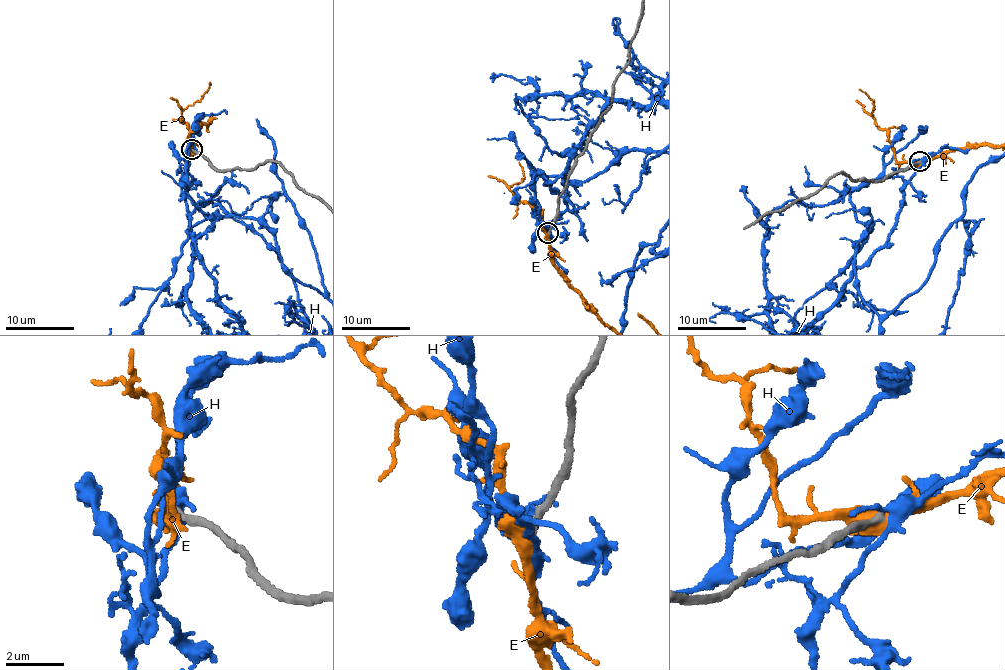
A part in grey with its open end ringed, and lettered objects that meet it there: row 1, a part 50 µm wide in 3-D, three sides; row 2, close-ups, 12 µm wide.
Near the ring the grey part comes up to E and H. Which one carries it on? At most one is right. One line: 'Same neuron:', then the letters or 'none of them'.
Same neuron: none of them

